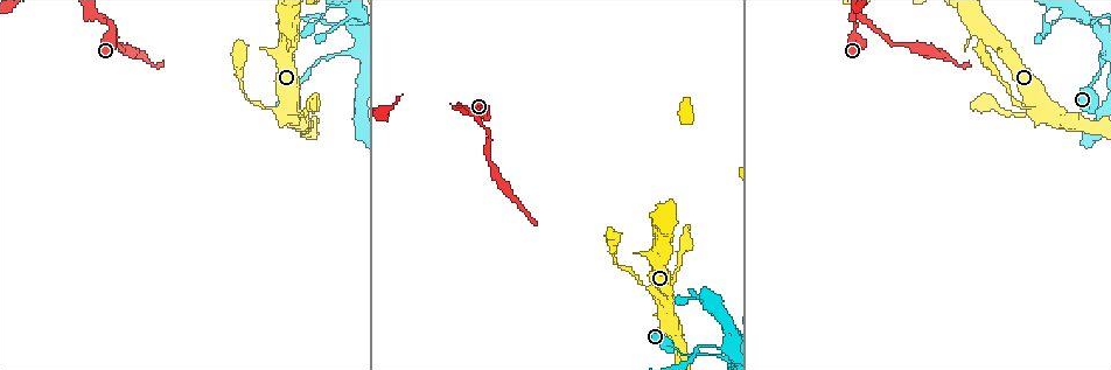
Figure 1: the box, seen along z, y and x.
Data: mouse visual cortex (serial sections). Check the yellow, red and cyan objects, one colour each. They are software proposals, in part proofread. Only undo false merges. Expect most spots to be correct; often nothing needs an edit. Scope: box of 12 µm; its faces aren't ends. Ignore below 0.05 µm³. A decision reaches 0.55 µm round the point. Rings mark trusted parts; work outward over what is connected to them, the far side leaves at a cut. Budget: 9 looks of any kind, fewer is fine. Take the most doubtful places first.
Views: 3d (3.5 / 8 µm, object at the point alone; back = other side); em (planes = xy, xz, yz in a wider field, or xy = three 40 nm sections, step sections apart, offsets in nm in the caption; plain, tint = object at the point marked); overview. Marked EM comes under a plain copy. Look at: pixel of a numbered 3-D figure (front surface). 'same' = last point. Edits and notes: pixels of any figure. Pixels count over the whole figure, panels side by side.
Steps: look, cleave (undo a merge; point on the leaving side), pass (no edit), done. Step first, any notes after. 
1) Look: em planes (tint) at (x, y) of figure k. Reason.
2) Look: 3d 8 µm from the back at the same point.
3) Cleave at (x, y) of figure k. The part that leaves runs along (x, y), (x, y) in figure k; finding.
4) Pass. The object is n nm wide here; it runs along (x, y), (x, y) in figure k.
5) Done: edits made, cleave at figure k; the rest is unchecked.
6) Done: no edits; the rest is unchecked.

Look: 3d 3.5 µm at (101, 16) of figure 1. Sharp bend.

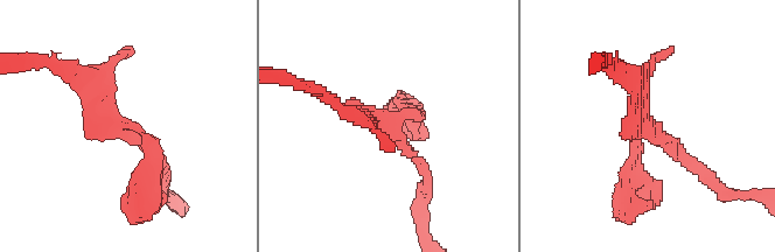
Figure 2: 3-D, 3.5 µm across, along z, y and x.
Look: em planes (tint) at (391, 129) of figure 2. 3 arms meet here; the arms are 150, 200, 250 nm wide; shape alone is not enough.

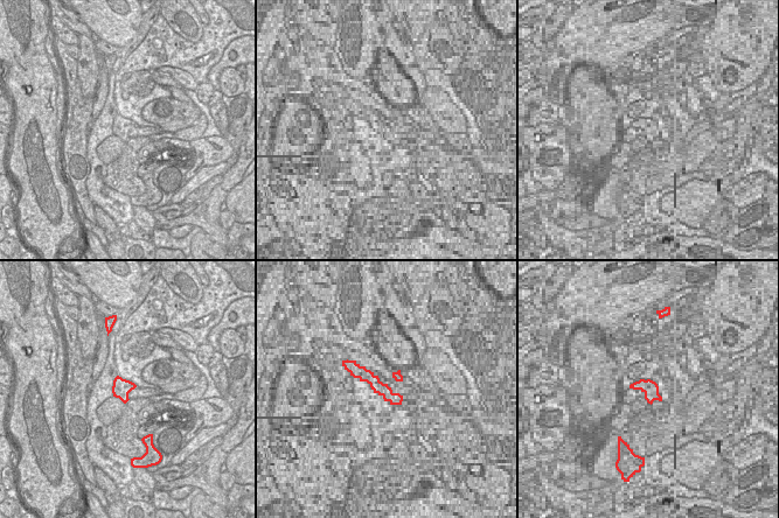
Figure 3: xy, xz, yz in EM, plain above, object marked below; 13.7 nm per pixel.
Pass. It runs along (411, 116), (390, 133), (425, 181) in figure 2; continuous, no second cell.

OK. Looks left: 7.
Look: 3d 8 µm at (1094, 22) of figure 1. Sharp bend.

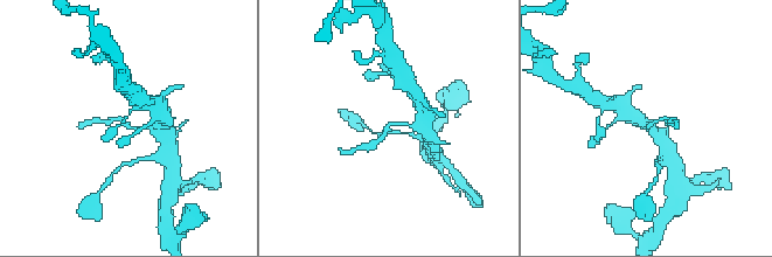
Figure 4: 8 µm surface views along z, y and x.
Look: 3d 3.5 µm at (651, 126) of figure 4. Zoom in.

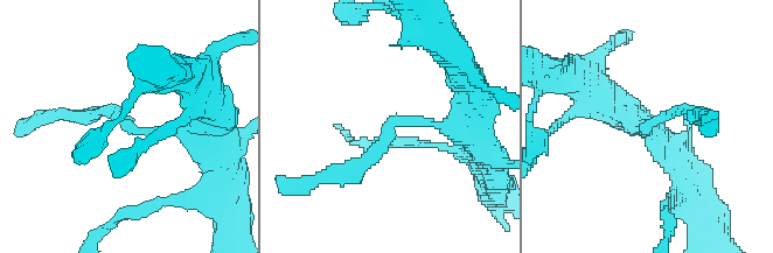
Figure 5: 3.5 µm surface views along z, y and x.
Look: em xy step 5 (tint) at (394, 122) of figure 5. The arms are 150, 250 nm wide; need the tissue.

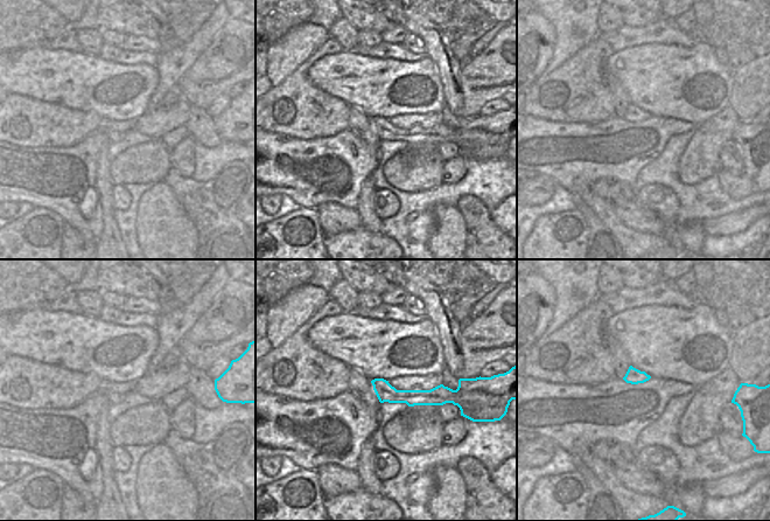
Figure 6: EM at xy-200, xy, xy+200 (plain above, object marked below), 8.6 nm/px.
Pass. All the same cell.

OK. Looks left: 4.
Look: em xy step 5 (tint) at (274, 108) of figure 1. Abrupt turn.

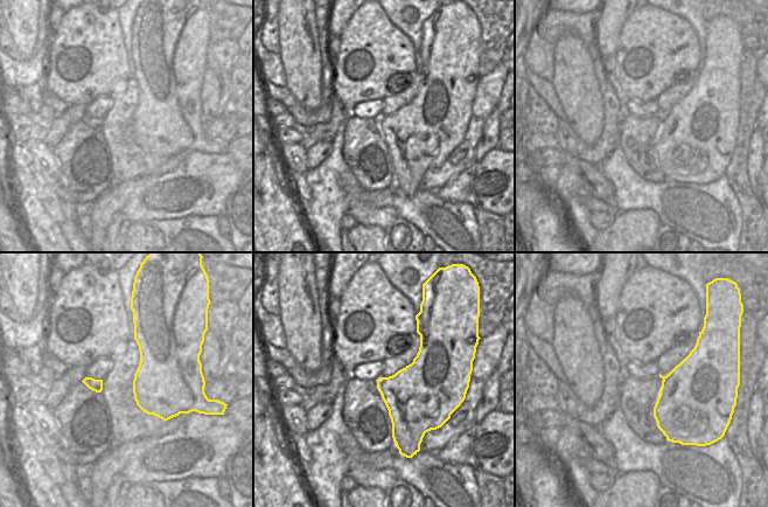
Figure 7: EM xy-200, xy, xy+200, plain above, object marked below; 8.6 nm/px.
Look: 3d 3.5 µm at the same point. See where the arms go.

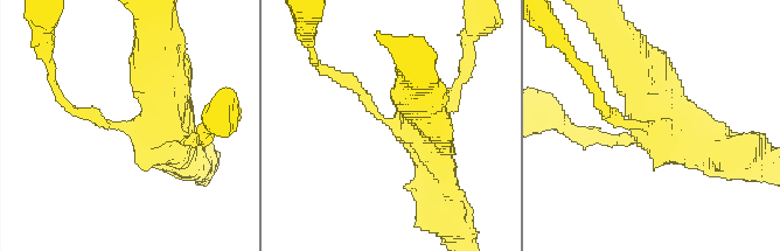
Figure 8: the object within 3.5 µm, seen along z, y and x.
Pass. The arms are 200, 450 nm wide; it runs along (426, 112), (387, 121), (329, 74) in figure 8; continuous, no second cell.

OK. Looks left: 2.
Look: 3d 8 µm at (613, 248) of figure 1. Thick turns thin.

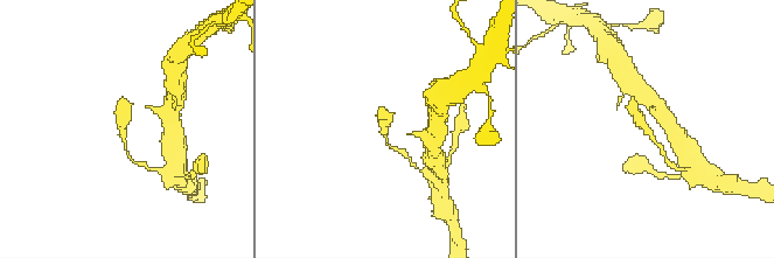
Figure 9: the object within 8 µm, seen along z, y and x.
Look: em xy step 1 (tint) at (646, 130) of figure 9. The arms are 150, 350 nm wide; need the tissue.

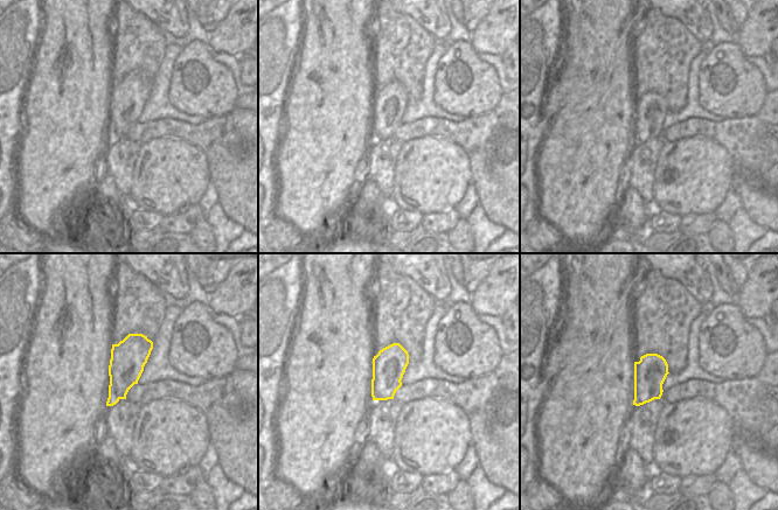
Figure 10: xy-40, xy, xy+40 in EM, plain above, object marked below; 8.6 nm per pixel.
Pass. It runs along (666, 157), (640, 121), (633, 100) in figure 9; all the same cell.

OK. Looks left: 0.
Done: no edits; the rest is unchecked.

